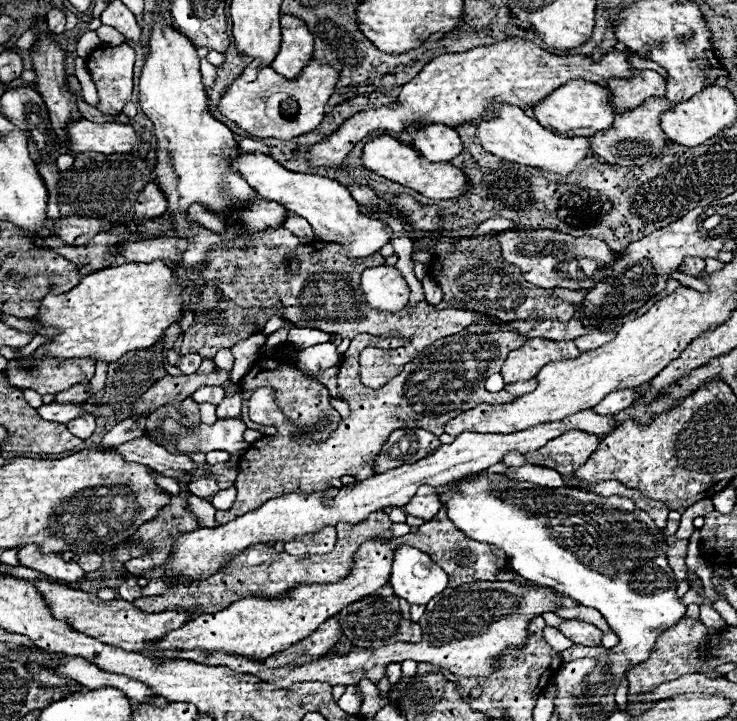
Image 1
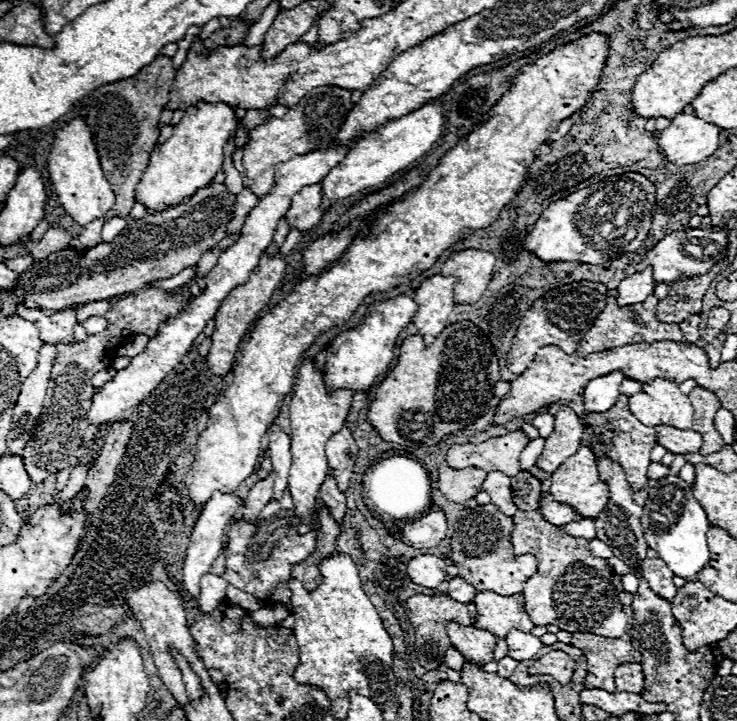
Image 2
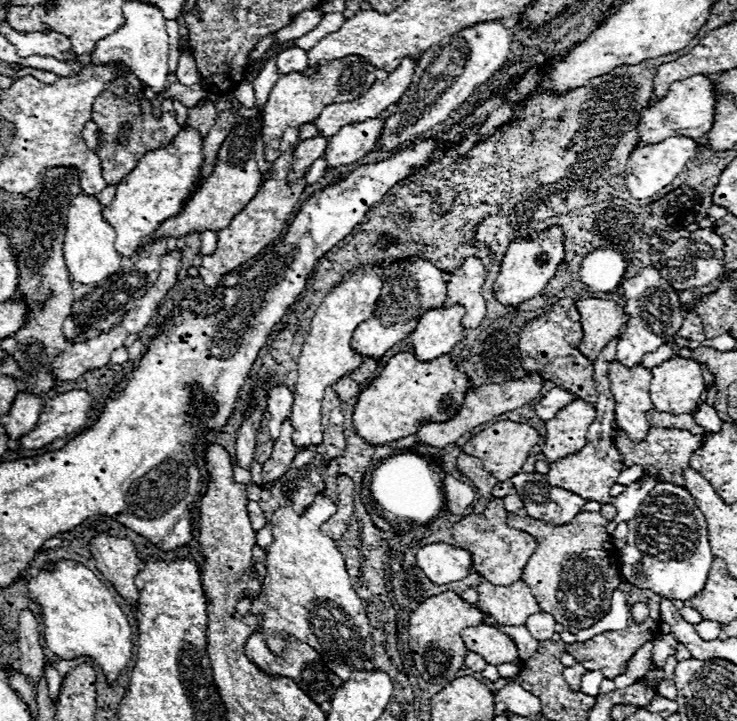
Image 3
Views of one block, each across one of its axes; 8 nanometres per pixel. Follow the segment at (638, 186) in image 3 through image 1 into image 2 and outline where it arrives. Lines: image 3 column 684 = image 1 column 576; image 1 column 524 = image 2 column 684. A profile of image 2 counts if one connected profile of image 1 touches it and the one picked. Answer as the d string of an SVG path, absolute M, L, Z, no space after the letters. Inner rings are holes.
M678 114L672 118L672 124L658 134L658 146L676 166L698 164L716 152L718 134L718 126L704 122L694 114Z

